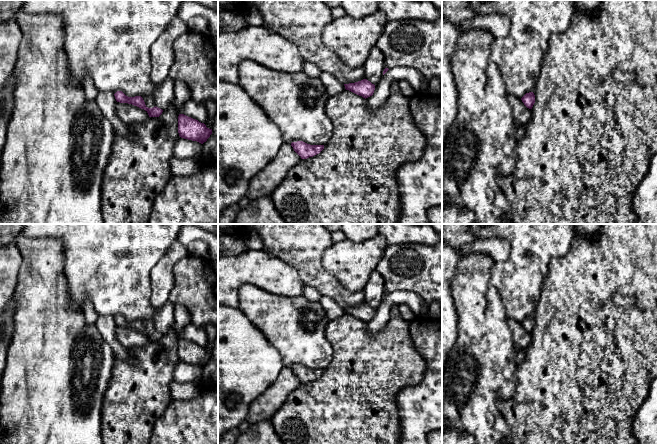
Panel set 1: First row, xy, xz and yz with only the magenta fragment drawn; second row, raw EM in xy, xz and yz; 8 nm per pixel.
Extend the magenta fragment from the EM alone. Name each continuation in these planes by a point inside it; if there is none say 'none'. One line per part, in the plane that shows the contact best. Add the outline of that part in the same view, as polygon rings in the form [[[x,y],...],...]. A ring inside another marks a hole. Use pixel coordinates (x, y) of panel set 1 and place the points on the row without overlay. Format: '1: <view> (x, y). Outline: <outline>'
none

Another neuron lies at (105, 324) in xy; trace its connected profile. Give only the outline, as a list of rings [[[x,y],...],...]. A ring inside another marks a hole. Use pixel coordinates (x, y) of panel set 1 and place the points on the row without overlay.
[[[99,315],[95,326],[101,334],[104,341],[106,341],[115,353],[115,356],[120,359],[129,362],[130,364],[135,363],[135,359],[130,356],[129,351],[125,348],[116,337],[116,323],[114,317],[109,315]]]

